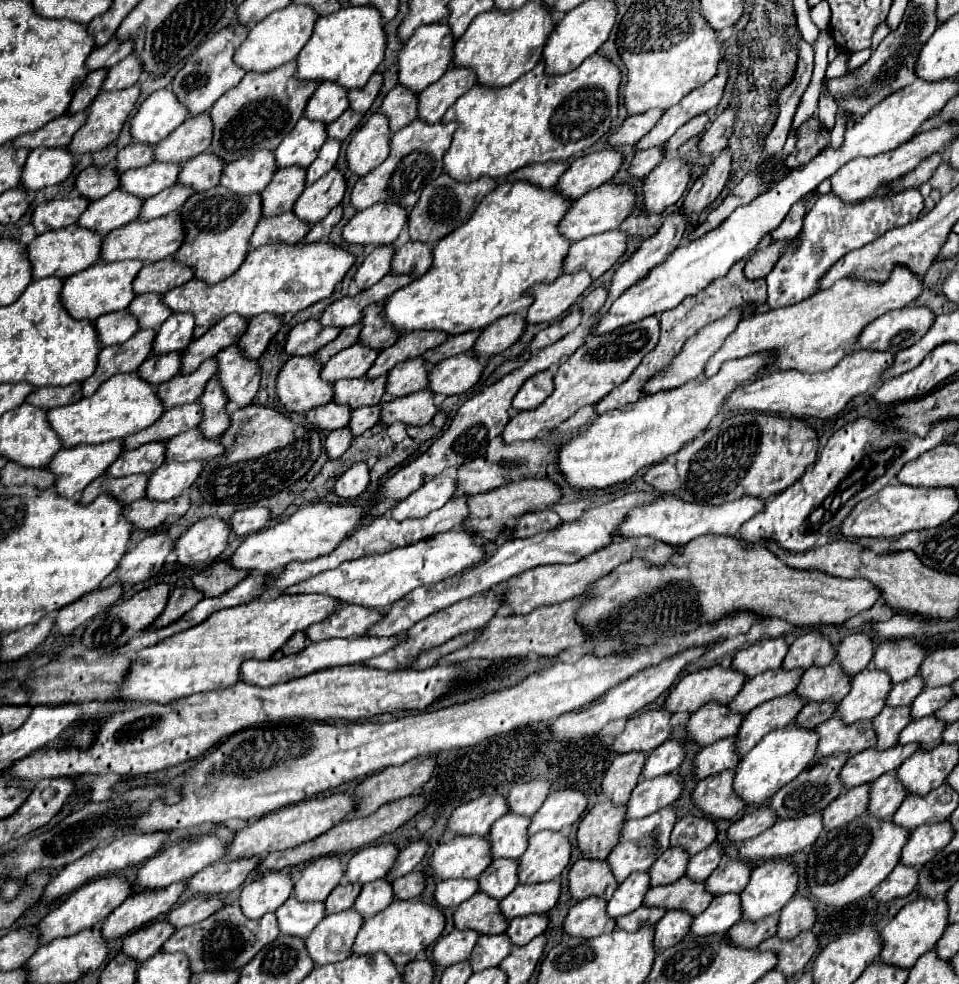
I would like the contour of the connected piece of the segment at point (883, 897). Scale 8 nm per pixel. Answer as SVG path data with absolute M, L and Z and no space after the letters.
M897 864L893 872L887 876L887 880L883 880L881 886L877 888L877 892L873 894L873 900L875 904L883 904L895 898L909 896L915 890L915 884L917 884L917 870Z

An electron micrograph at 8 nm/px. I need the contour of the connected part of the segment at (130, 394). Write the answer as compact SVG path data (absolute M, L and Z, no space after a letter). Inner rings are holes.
M131 372L109 378L91 398L81 398L75 404L49 410L47 420L55 430L55 434L59 436L63 448L73 448L79 444L103 444L107 440L117 440L117 438L123 440L151 426L163 412L165 408L155 396L153 386L141 380L135 372Z

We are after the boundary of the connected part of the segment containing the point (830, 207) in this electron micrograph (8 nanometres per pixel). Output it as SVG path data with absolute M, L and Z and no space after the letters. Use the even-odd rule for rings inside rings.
M917 188L905 190L889 190L883 196L873 196L863 202L843 202L835 192L823 194L817 198L815 206L807 212L805 224L797 238L793 238L787 248L783 250L781 260L775 268L767 274L767 306L781 308L797 304L819 290L819 280L825 272L841 260L847 252L873 242L875 238L883 236L887 230L897 226L905 226L913 222L923 212L923 196Z

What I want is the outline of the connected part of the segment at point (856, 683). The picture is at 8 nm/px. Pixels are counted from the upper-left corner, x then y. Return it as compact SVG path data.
M865 668L851 678L849 694L835 706L835 716L845 724L859 720L873 720L885 704L885 696L891 690L891 680L885 672Z

